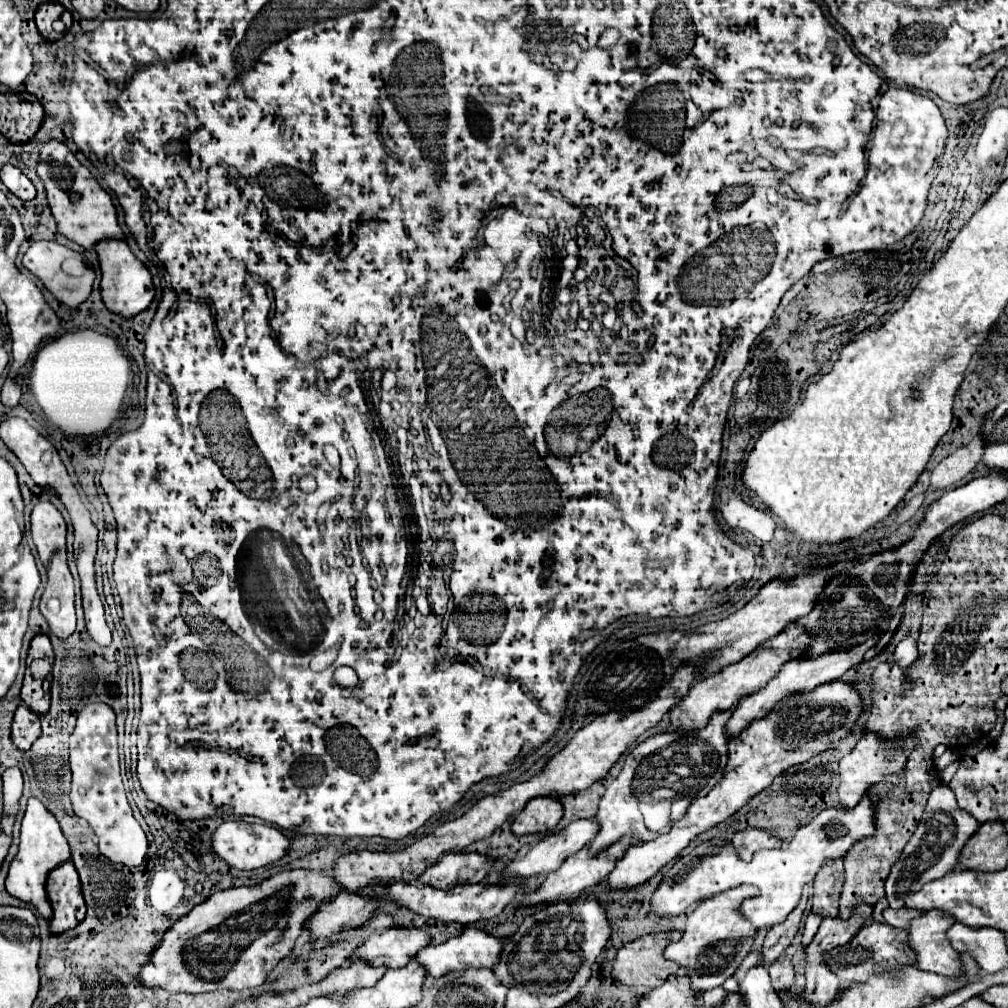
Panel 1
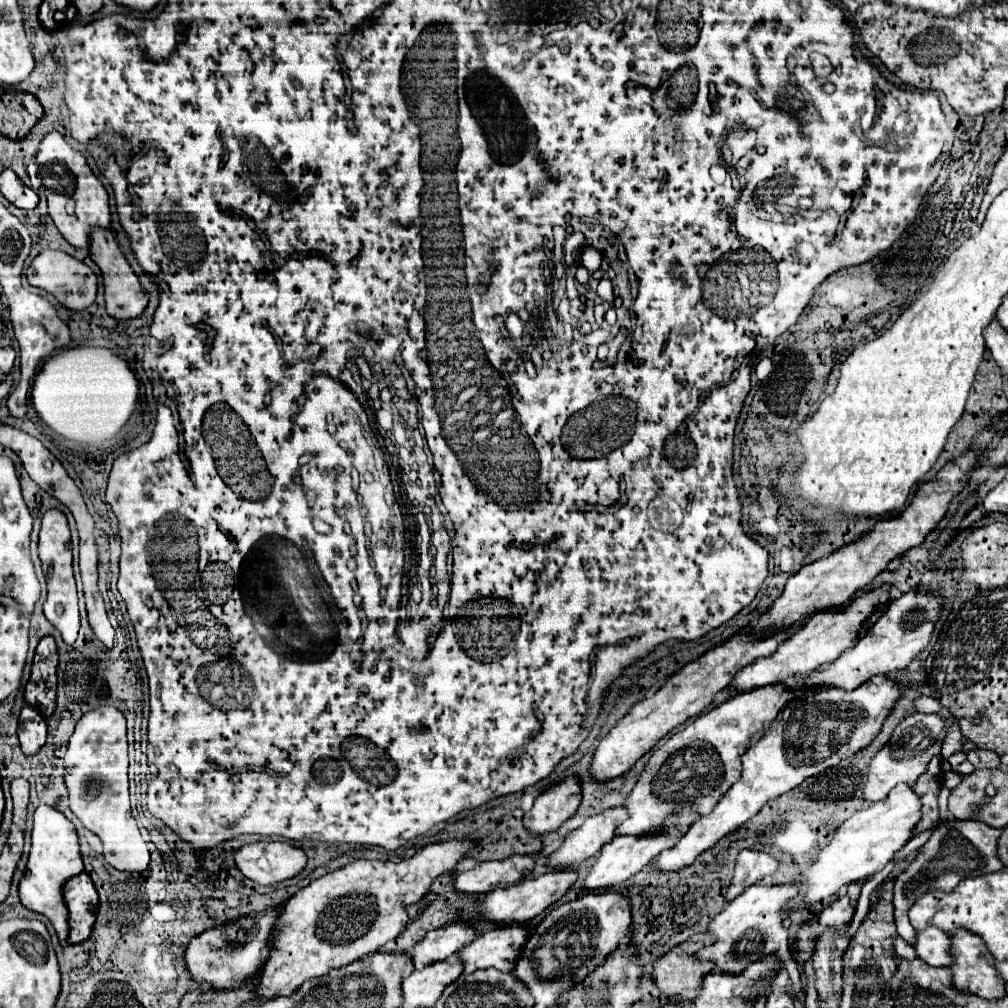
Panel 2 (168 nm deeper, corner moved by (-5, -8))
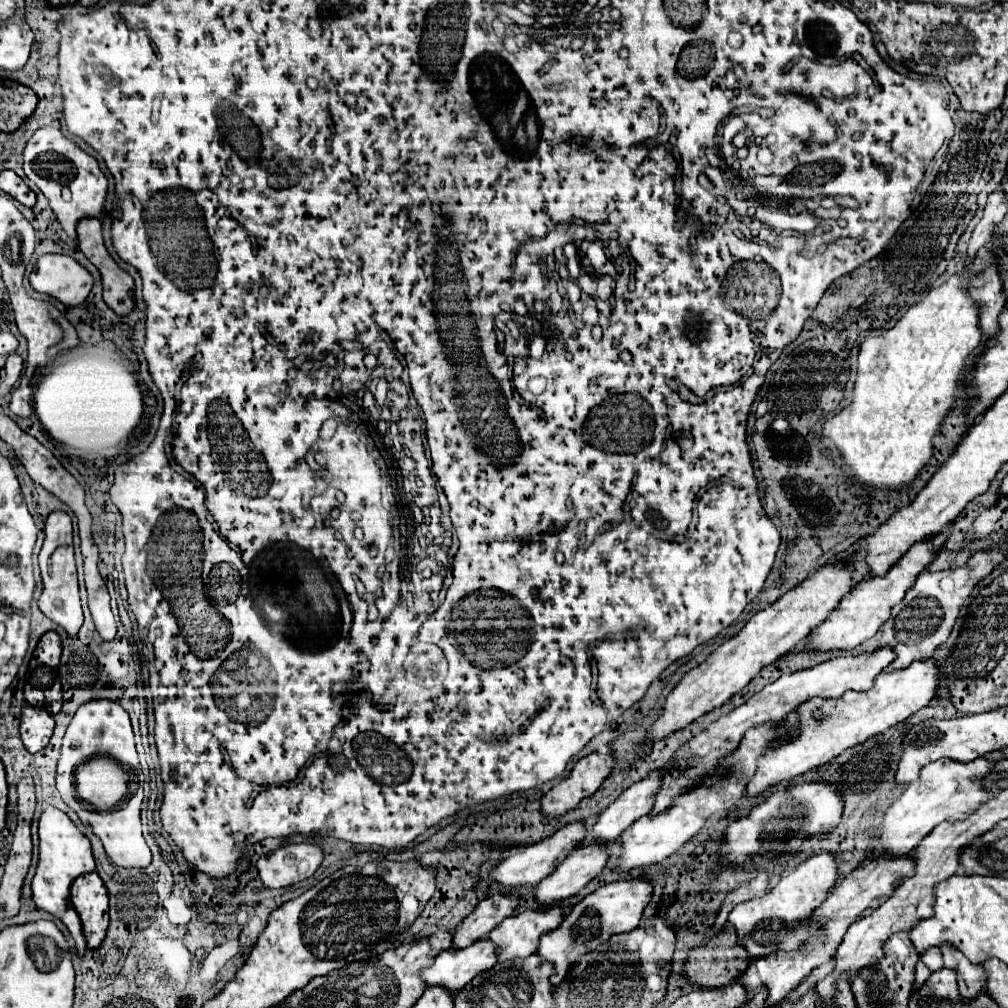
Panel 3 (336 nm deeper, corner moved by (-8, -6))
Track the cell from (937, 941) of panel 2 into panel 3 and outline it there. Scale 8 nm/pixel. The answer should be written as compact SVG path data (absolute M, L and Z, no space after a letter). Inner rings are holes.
M943 945L943 961L945 967L957 973L959 991L965 995L965 999L975 999L975 995L987 993L987 973L981 965L973 965L961 951Z

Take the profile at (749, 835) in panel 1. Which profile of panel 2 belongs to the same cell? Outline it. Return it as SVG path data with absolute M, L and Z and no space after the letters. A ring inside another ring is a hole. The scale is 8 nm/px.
M742 849L736 857L736 871L734 871L734 879L728 889L726 899L730 901L738 897L748 885L754 885L766 875L772 875L776 869L778 869L778 861L772 859L768 853Z

